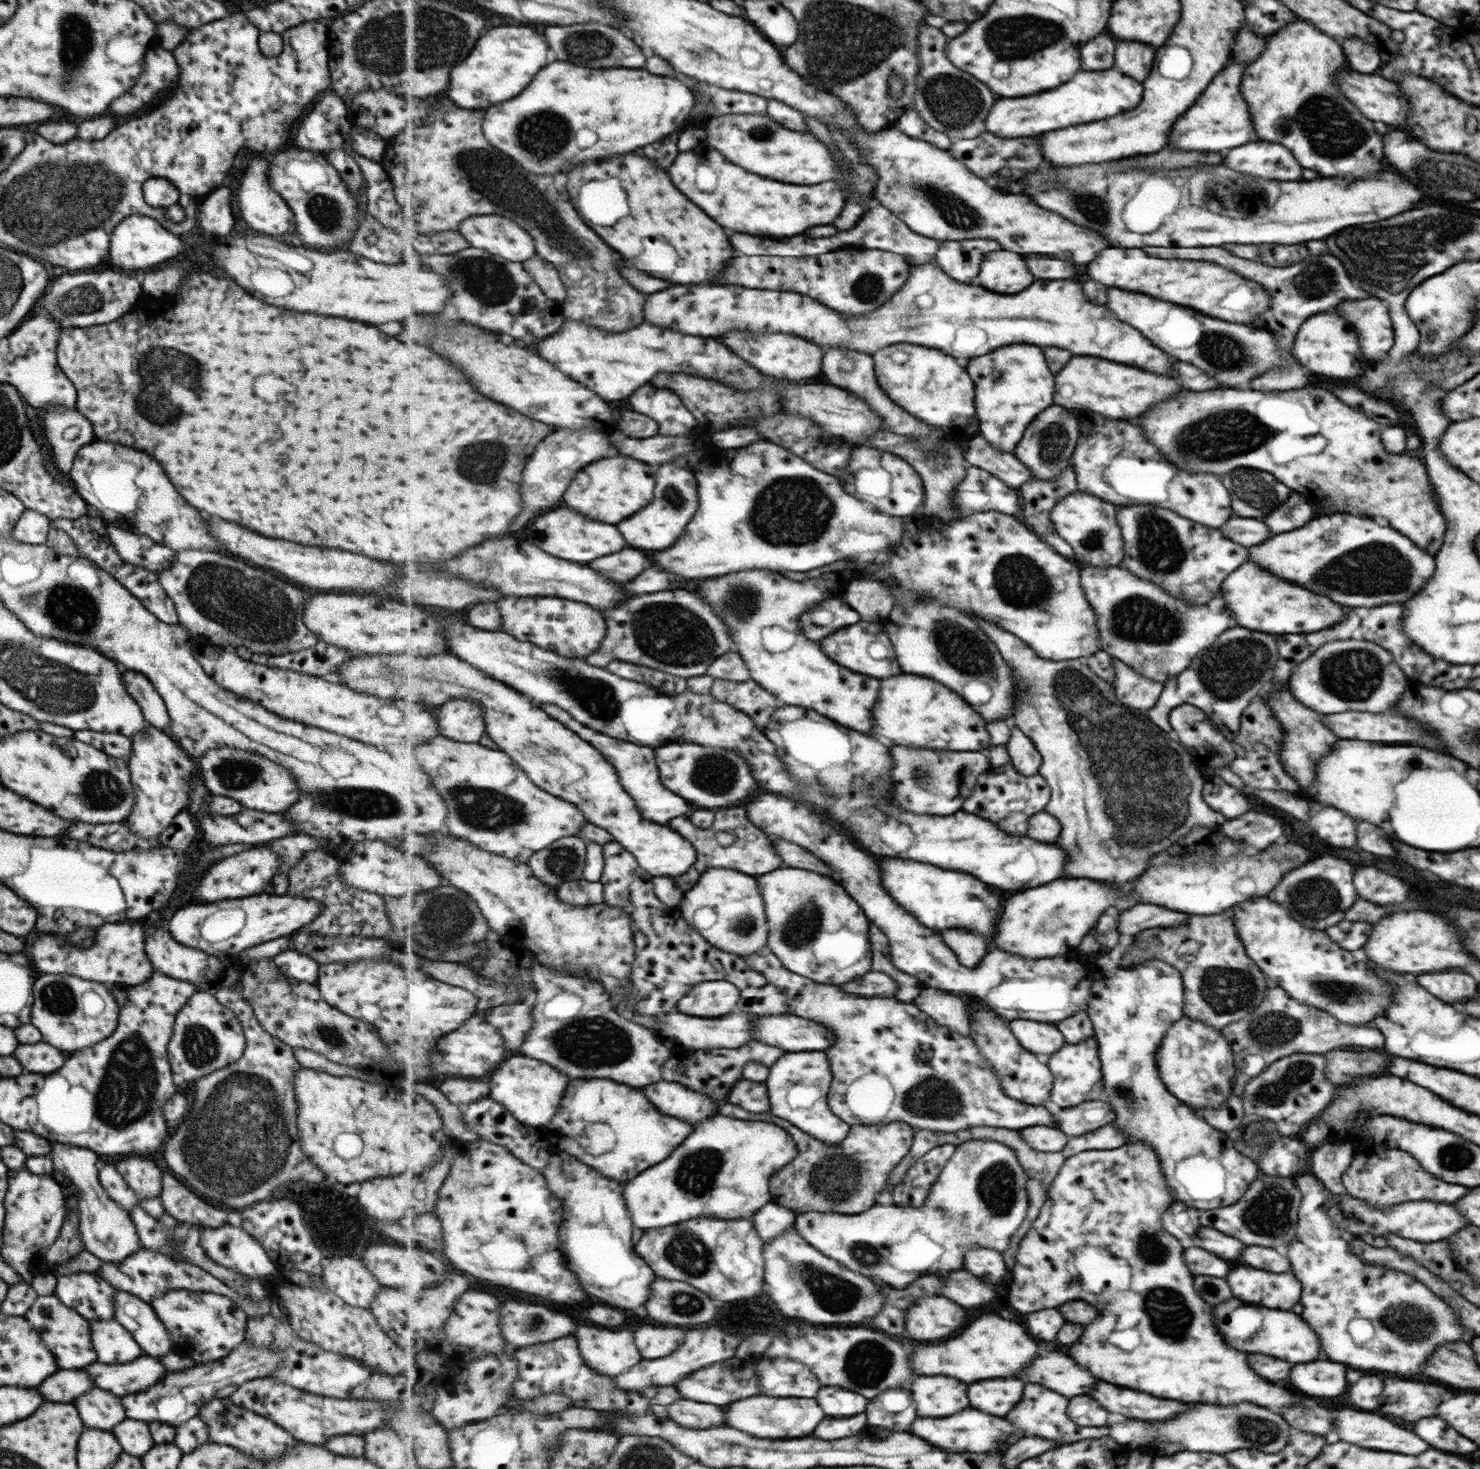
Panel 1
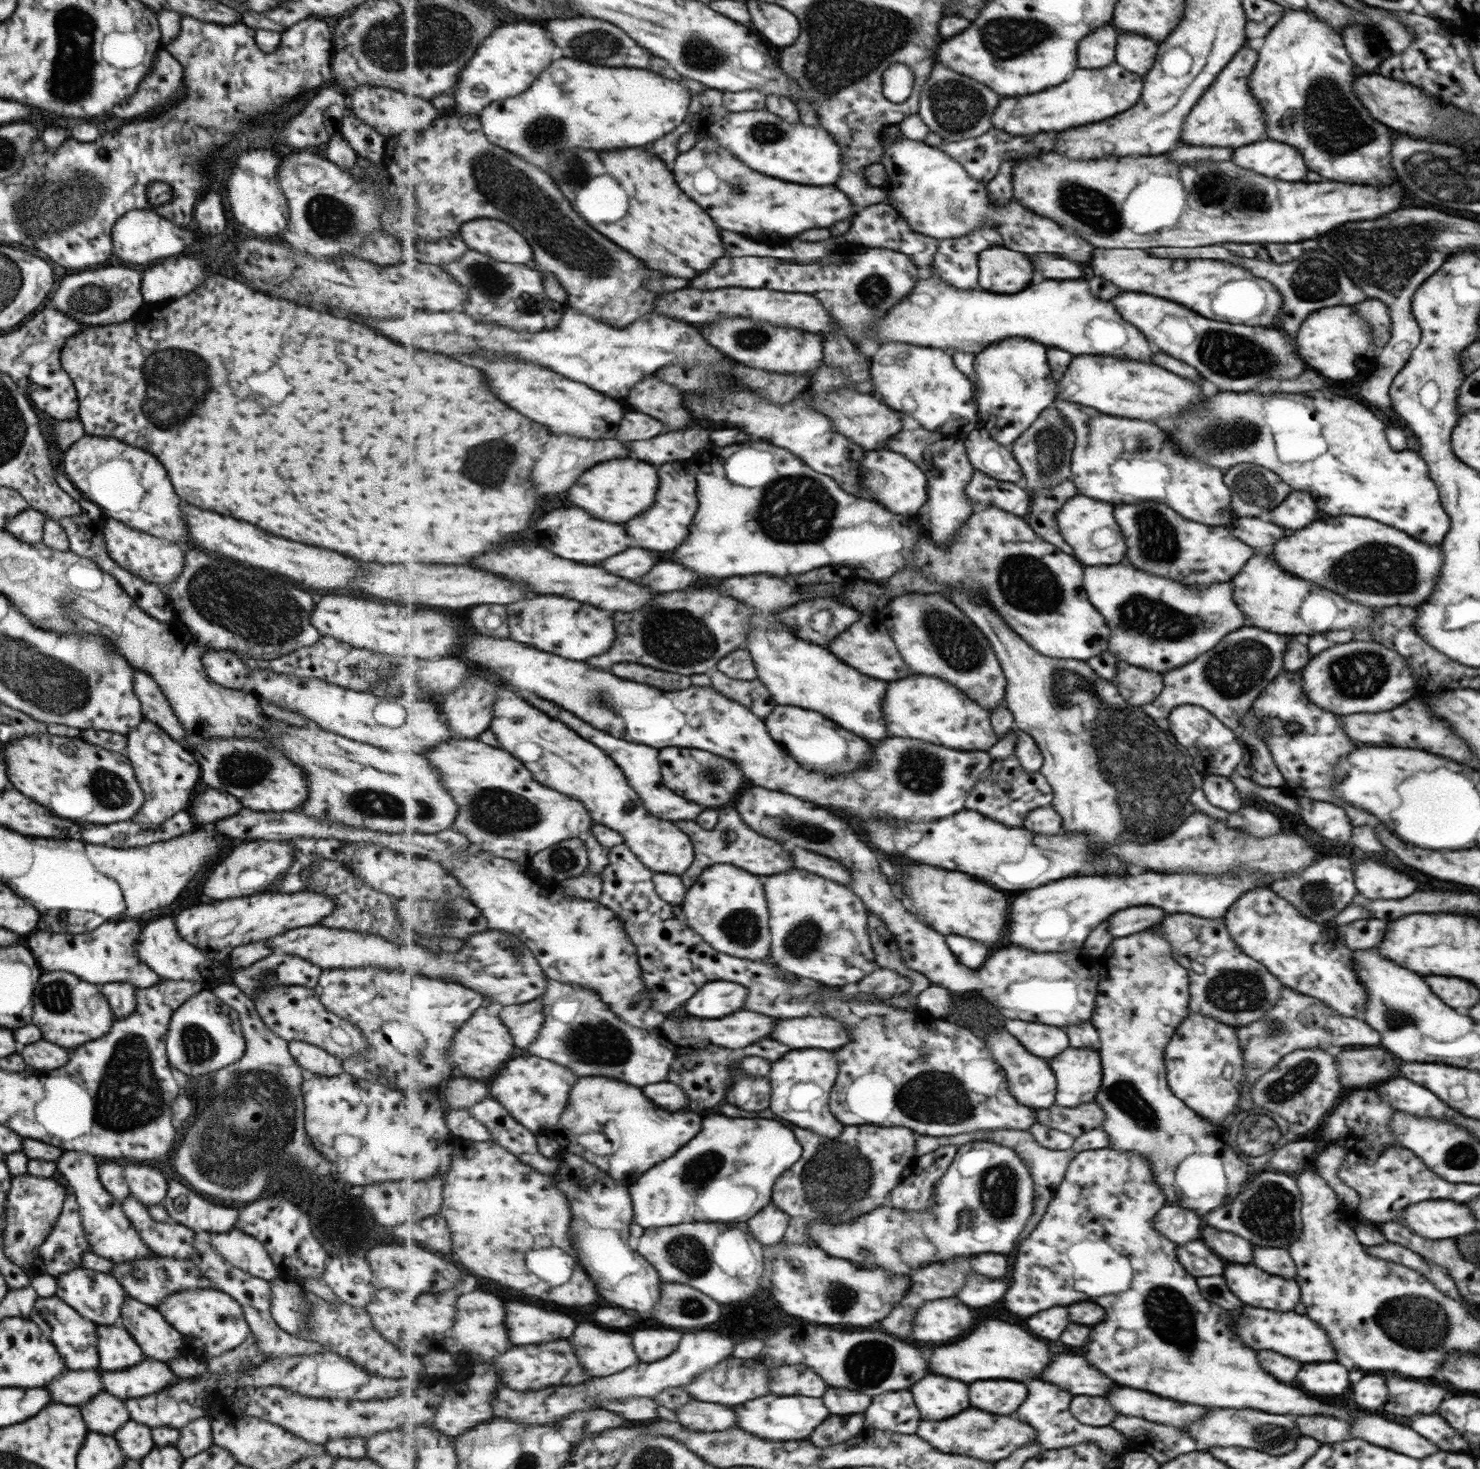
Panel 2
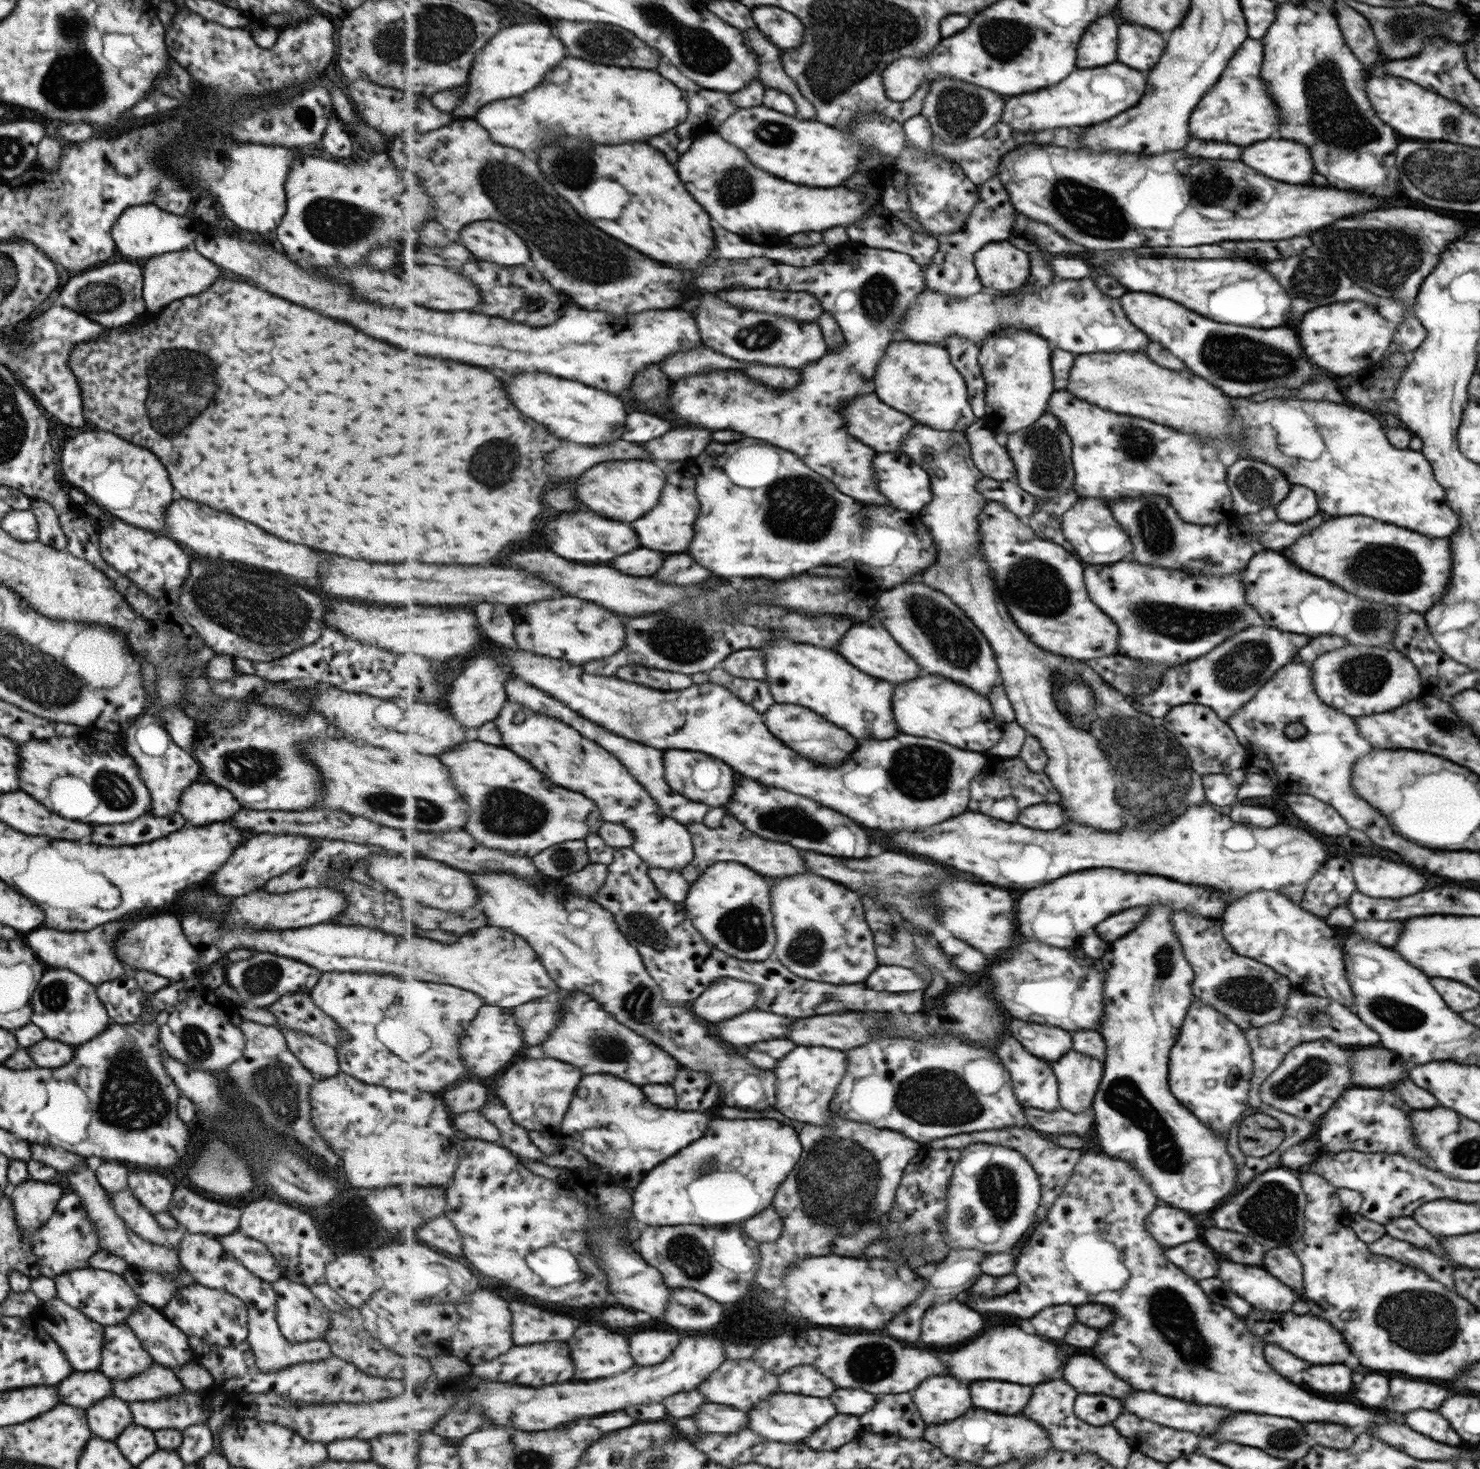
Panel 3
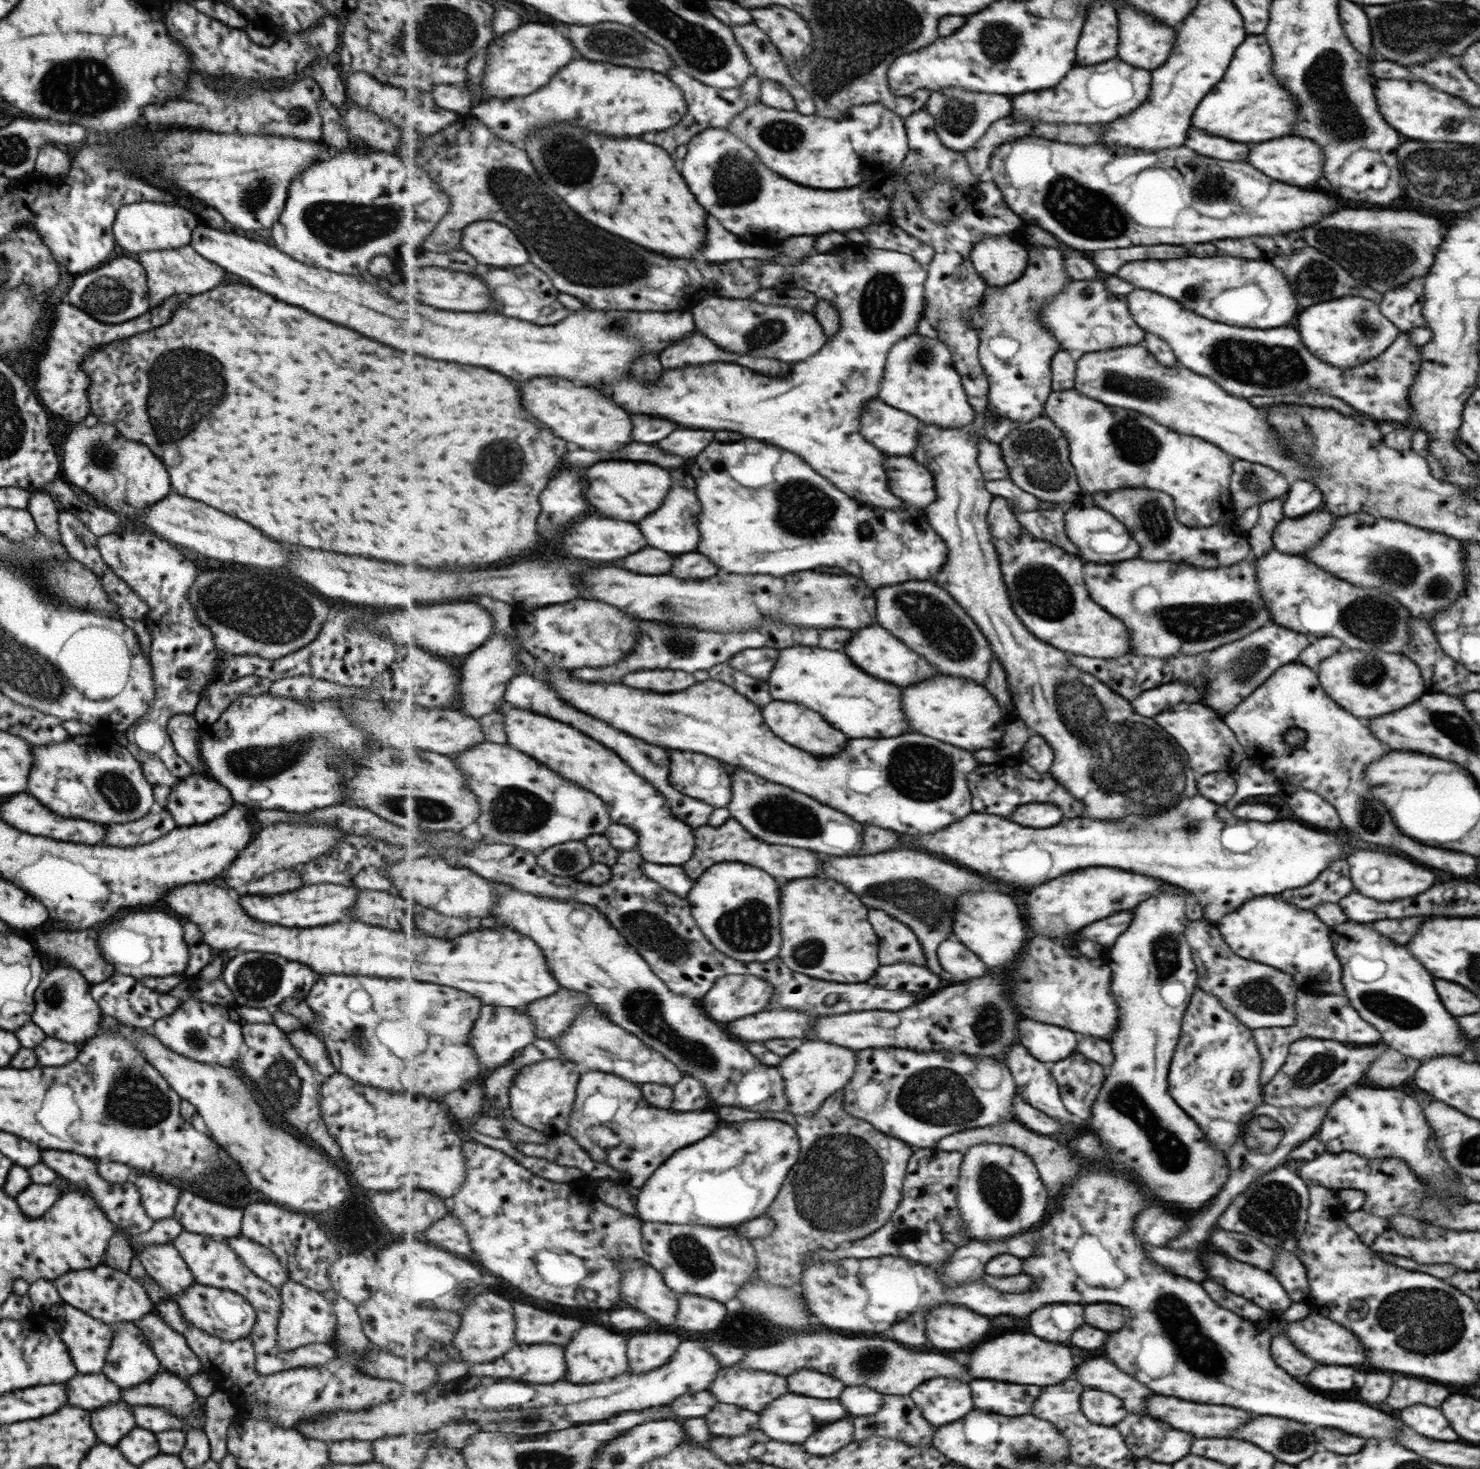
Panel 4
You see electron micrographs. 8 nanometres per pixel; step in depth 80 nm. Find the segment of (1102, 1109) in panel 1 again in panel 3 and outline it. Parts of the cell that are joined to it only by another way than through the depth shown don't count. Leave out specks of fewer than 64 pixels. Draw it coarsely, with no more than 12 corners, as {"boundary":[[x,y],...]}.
{"boundary":[[1023,1106],[1029,1127],[1047,1135],[1082,1137],[1093,1110],[1073,1113]]}

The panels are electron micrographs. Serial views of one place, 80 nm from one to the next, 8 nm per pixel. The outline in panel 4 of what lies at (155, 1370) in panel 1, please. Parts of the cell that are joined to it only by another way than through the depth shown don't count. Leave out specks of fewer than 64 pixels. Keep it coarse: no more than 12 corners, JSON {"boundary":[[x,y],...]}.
{"boundary":[[167,1370],[121,1390],[123,1402],[163,1408],[202,1430],[204,1400]]}

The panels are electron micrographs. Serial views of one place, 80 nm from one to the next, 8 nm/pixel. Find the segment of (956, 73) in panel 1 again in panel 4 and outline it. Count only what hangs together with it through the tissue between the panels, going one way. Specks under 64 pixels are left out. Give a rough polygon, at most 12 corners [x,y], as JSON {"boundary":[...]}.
{"boundary":[[949,87],[932,93],[945,147],[964,153],[1009,116],[1011,98]]}

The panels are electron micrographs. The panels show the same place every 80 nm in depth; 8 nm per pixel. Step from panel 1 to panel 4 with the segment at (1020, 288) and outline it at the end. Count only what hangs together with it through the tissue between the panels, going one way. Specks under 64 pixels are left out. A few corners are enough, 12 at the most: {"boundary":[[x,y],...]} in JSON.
{"boundary":[[1009,236],[978,242],[971,260],[989,288],[1016,282],[1029,252]]}

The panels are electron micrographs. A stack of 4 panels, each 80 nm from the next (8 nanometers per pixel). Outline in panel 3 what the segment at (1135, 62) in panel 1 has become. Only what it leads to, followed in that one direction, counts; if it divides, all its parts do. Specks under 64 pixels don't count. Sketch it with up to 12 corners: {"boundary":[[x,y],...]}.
{"boundary":[[1119,20],[1116,60],[1141,72],[1159,61],[1165,34]]}

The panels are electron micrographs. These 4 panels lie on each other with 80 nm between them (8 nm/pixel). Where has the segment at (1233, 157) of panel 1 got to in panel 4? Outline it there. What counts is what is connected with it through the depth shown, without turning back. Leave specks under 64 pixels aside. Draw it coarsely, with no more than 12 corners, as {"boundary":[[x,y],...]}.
{"boundary":[[1285,136],[1247,154],[1253,168],[1283,184],[1321,178],[1315,142]]}

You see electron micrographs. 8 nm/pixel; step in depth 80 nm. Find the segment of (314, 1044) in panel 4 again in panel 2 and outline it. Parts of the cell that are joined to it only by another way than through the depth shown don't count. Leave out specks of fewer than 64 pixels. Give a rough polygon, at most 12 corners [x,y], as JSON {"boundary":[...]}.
{"boundary":[[290,1040],[288,1051],[305,1072],[342,1073],[342,1061],[312,1044]]}

